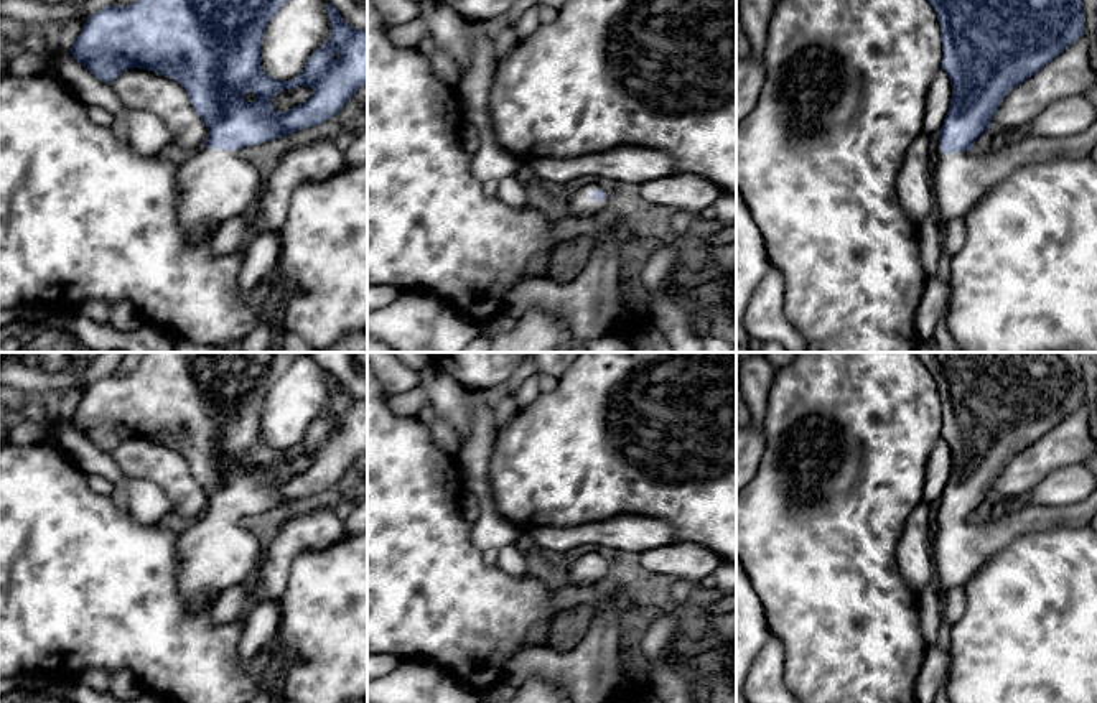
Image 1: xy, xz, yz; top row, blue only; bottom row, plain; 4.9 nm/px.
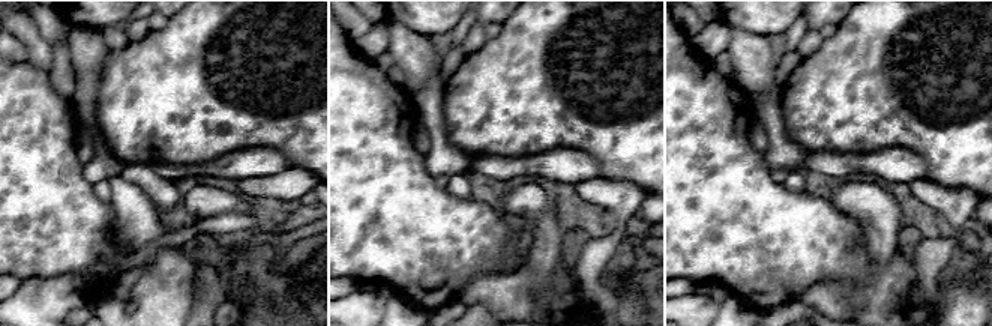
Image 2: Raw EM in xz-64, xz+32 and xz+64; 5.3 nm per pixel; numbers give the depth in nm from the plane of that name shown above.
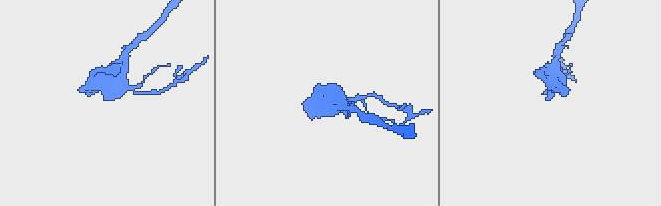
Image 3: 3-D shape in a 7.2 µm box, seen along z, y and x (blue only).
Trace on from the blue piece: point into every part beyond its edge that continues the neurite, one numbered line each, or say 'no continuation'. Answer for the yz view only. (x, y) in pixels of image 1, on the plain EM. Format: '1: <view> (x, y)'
1: yz (962, 547)

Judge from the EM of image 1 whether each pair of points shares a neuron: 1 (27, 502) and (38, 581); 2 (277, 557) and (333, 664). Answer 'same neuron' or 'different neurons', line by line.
1: same neuron
2: different neurons

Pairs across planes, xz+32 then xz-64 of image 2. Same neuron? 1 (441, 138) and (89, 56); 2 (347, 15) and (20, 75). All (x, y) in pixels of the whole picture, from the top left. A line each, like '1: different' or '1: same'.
1: same
2: different

